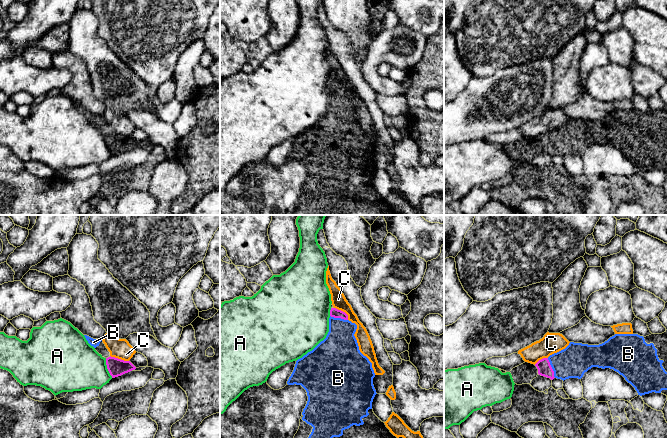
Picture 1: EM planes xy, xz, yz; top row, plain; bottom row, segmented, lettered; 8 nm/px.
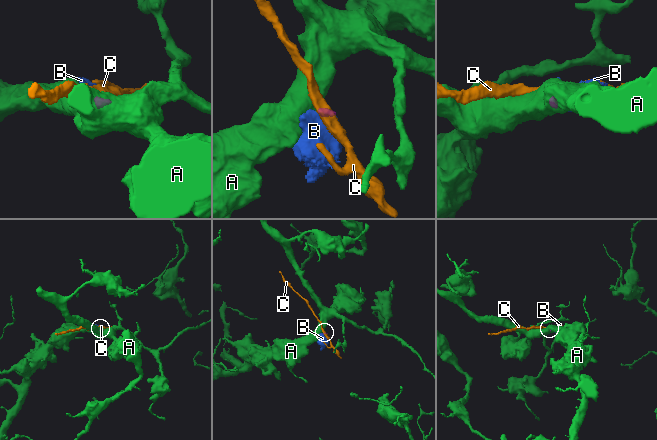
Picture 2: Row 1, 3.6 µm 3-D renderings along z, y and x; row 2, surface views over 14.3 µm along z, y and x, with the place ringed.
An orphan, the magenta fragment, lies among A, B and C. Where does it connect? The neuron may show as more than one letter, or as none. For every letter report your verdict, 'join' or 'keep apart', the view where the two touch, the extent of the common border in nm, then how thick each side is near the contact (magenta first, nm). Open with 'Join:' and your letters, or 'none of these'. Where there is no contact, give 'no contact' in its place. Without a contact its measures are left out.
Join: B
A: keep apart; contact in xy; length 170 nm; calibres 140 and 400 nm
B: join; contact in yz; length 170 nm; calibres 110 and 260 nm
C: keep apart; contact in xy; length 160 nm; calibres 140 and 160 nm

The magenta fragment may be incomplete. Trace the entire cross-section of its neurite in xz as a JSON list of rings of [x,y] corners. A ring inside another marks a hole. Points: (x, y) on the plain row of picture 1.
[[[331,84],[326,114],[296,137],[287,160],[301,161],[307,168],[308,177],[294,215],[398,215],[373,188],[372,178],[377,170],[373,161],[375,149],[372,139],[359,126],[354,112],[356,105],[357,101],[348,96],[345,88]]]

